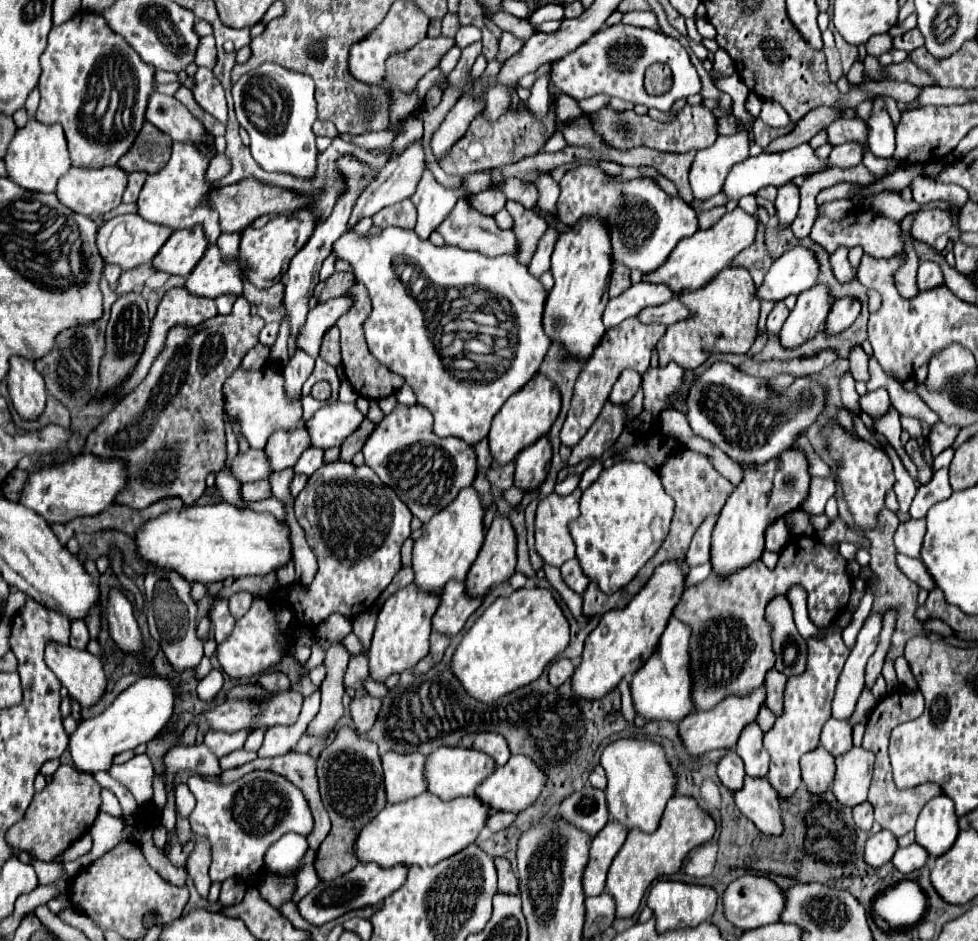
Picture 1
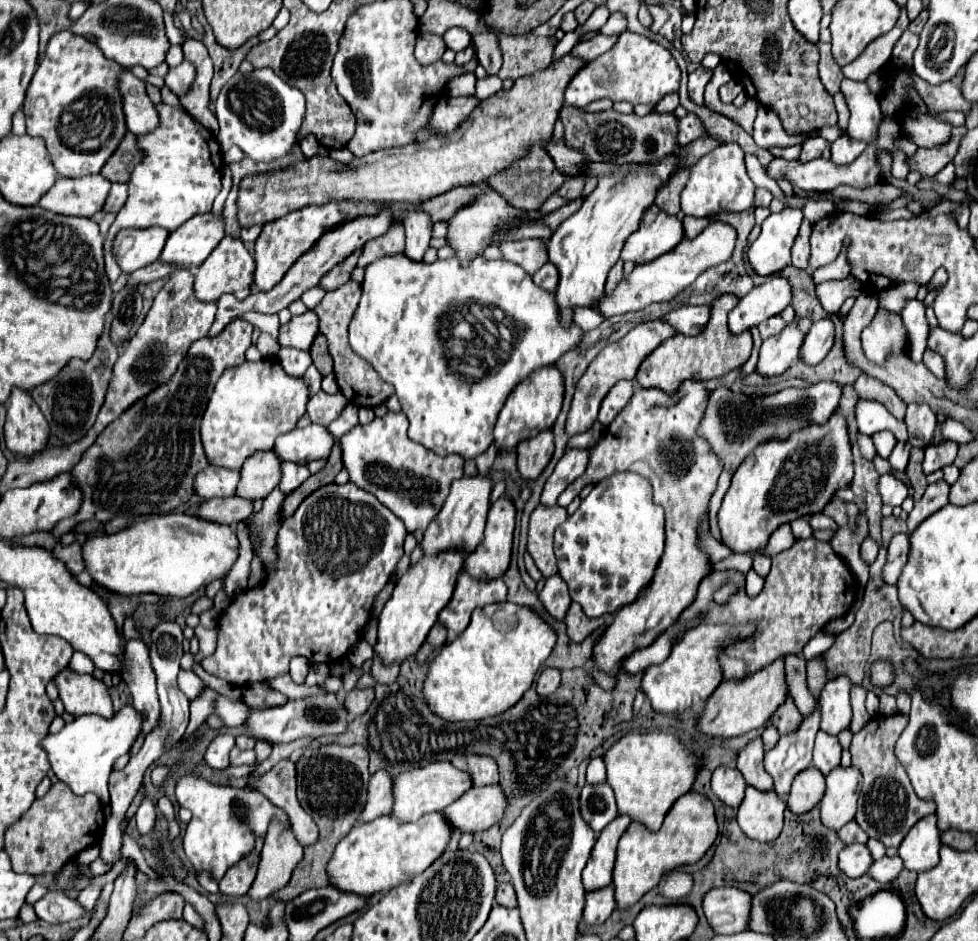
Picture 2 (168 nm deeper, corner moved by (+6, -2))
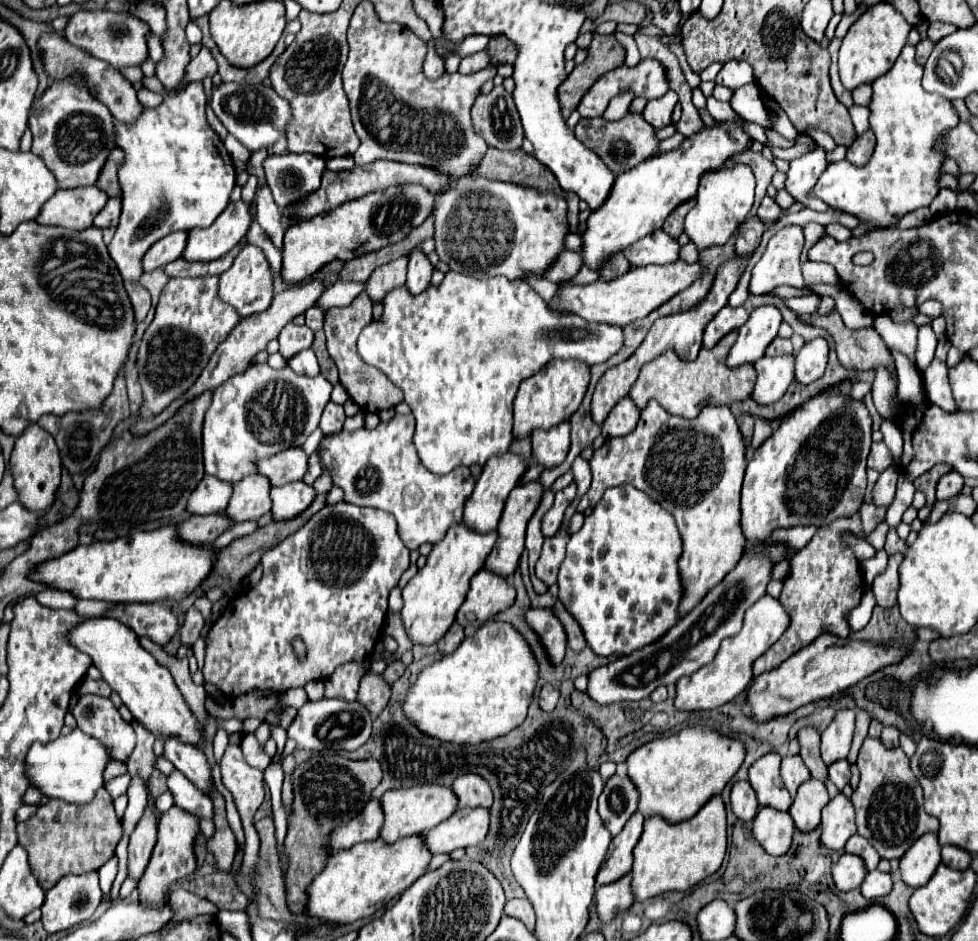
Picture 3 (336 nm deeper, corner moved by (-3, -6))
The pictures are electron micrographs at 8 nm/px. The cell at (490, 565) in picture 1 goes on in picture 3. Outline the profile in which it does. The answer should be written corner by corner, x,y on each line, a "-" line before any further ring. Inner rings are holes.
527,482
527,484
521,484
517,486
507,502
505,502
505,510
503,510
503,516
501,516
501,522
499,522
499,538
495,542
495,548
493,552
489,554
487,562
485,562
485,568
489,568
491,572
499,574
499,576
513,576
517,564
519,564
519,558
523,554
523,548
525,548
525,530
527,530
527,522
531,520
533,512
537,510
537,506
541,504
541,496
543,496
543,486
539,482

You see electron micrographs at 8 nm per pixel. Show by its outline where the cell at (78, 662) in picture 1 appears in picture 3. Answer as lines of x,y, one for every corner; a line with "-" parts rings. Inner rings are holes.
81,696
71,714
77,720
77,728
91,738
97,738
103,746
109,746
109,758
127,762
135,748
133,728
119,716
109,698

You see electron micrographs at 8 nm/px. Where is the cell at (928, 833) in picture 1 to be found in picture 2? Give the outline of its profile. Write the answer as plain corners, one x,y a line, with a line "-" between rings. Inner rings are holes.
936,816
922,818
912,830
906,834
898,848
898,856
904,860
904,868
914,872
924,872
936,866
940,860
940,828
936,826

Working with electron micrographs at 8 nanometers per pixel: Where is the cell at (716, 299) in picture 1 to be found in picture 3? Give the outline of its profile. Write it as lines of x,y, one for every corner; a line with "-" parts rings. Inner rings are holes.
737,332
727,334
711,350
701,348
697,360
693,362
683,362
677,358
677,354
665,352
661,358
655,358
643,366
635,386
629,392
629,398
639,410
645,410
649,400
657,400
663,410
683,418
695,418
705,406
731,406
735,402
743,402
753,392
755,370
753,366
741,366
735,370
725,366
725,356
729,354
735,340

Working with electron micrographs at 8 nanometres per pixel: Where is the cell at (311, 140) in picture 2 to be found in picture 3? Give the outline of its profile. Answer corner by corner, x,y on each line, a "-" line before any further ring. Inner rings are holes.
273,154
263,162
263,170
275,204
285,210
319,190
325,160
315,154

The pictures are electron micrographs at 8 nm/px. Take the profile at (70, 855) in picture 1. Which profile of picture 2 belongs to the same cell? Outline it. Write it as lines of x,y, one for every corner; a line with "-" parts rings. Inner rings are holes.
88,846
88,848
84,848
76,858
74,858
74,862
76,864
82,864
82,866
88,866
92,860
96,860
98,858
98,846

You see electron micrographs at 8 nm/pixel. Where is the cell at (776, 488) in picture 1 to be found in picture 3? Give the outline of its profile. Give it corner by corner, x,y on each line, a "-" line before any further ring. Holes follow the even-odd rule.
835,388
823,390
821,394
809,398
809,402
805,402
803,406
799,406
795,412
791,412
787,418
783,418
781,426
753,452
753,460
747,464
747,472
745,472
745,482
743,482
743,492
741,492
741,528
743,534
749,542
757,542
757,540
765,540
771,536
771,532
775,528
791,528
791,526
825,526
841,516
849,516
855,514
859,510
859,506
863,504
863,494
865,494
865,486
867,486
867,456
869,456
869,448
871,448
871,416
865,408
865,404
861,400
853,400
849,394
843,394

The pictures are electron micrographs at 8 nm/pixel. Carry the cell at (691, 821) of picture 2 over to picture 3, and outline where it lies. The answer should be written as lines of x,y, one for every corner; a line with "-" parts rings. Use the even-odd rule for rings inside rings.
713,796
693,818
685,822
667,824
663,818
647,818
643,826
643,836
635,846
633,862
633,894
635,900
643,902
665,892
683,892
715,874
721,868
727,850
727,820
725,804
721,796

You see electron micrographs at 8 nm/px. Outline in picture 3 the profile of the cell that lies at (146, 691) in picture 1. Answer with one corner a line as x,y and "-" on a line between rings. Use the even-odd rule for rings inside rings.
75,728
71,734
59,736
53,742
33,742
25,758
25,774
31,786
49,798
65,800
69,804
87,804
103,786
103,768
107,762
107,750
95,738

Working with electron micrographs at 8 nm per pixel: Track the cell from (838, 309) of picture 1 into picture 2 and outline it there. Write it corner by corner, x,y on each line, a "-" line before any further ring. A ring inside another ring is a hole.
830,316
816,320
804,338
800,358
806,364
818,364
828,354
828,350
832,348
834,336
836,336
836,332
834,332
834,322

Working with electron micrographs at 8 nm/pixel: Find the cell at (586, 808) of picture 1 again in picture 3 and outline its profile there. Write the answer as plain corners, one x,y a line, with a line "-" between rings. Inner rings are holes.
613,776
607,780
603,794
599,796
599,814
613,836
617,836
625,822
635,814
639,802
637,788
629,776

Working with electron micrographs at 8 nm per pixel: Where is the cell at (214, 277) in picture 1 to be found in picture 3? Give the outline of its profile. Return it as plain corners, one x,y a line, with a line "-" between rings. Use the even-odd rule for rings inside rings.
253,244
243,246
243,250
235,258
233,266
227,272
221,274
221,280
219,280
219,296
221,296
223,302
235,306
237,312
243,318
249,316
249,314
265,312
269,308
271,298
273,298
273,272
271,272
271,266
269,266
263,250
259,250

